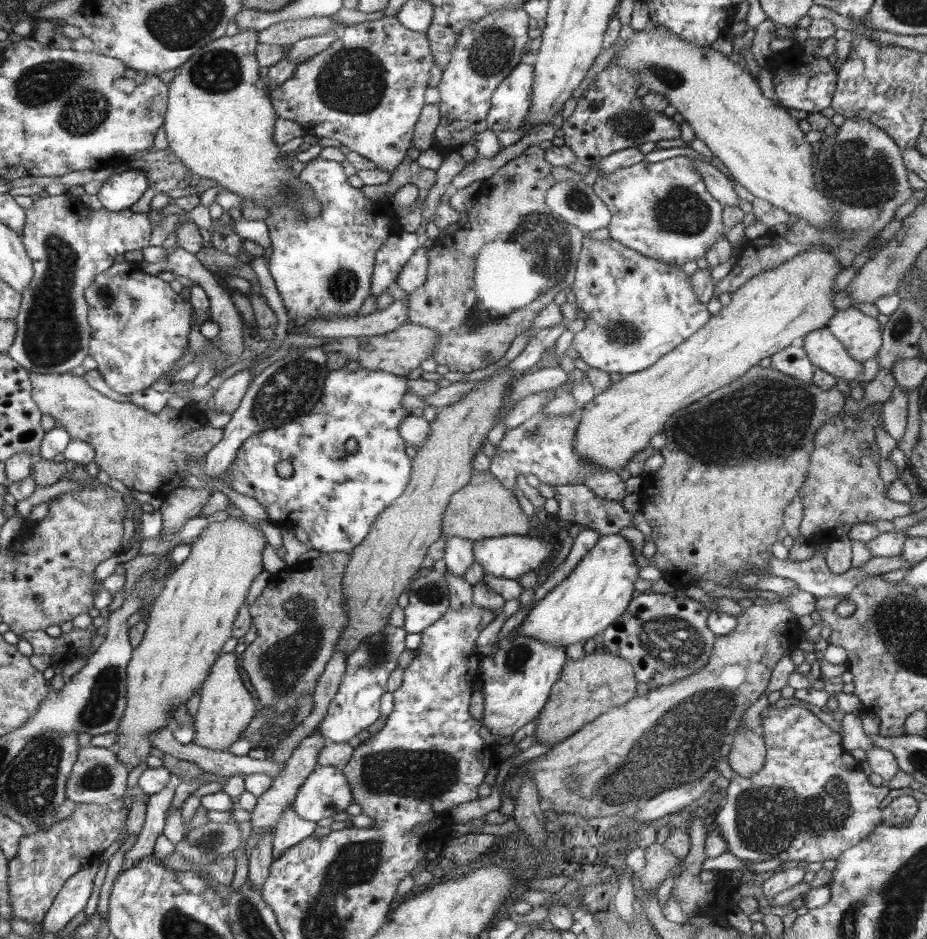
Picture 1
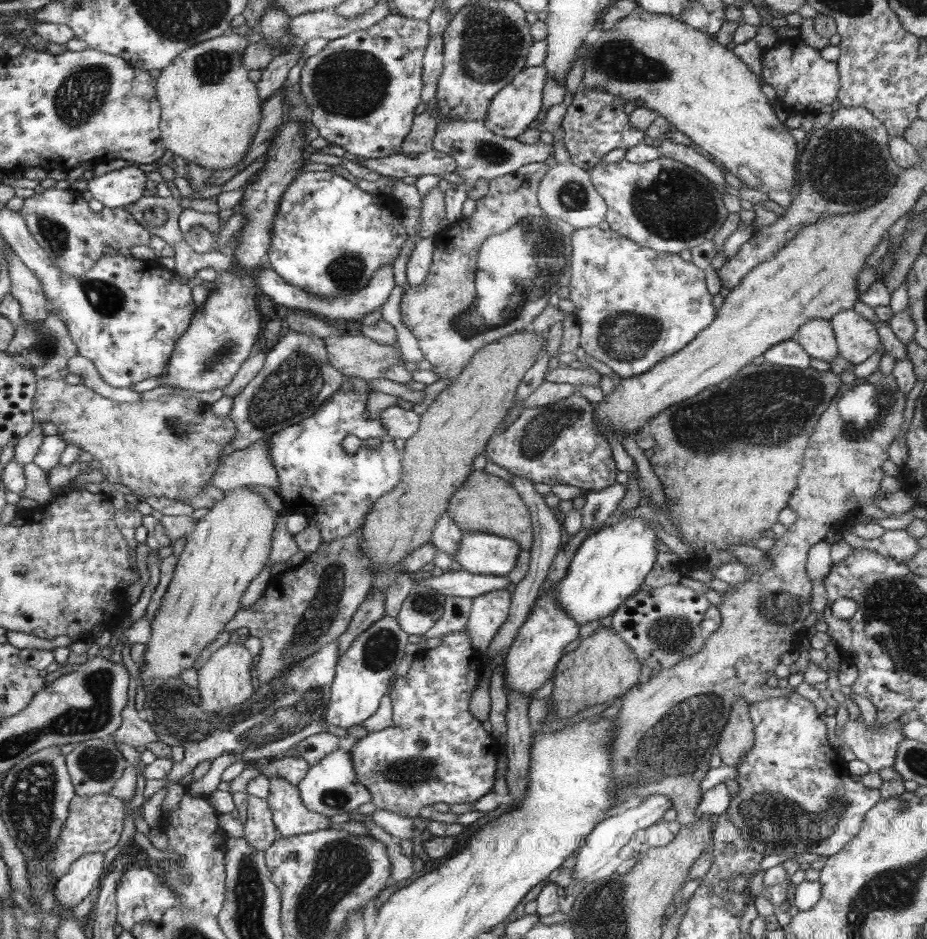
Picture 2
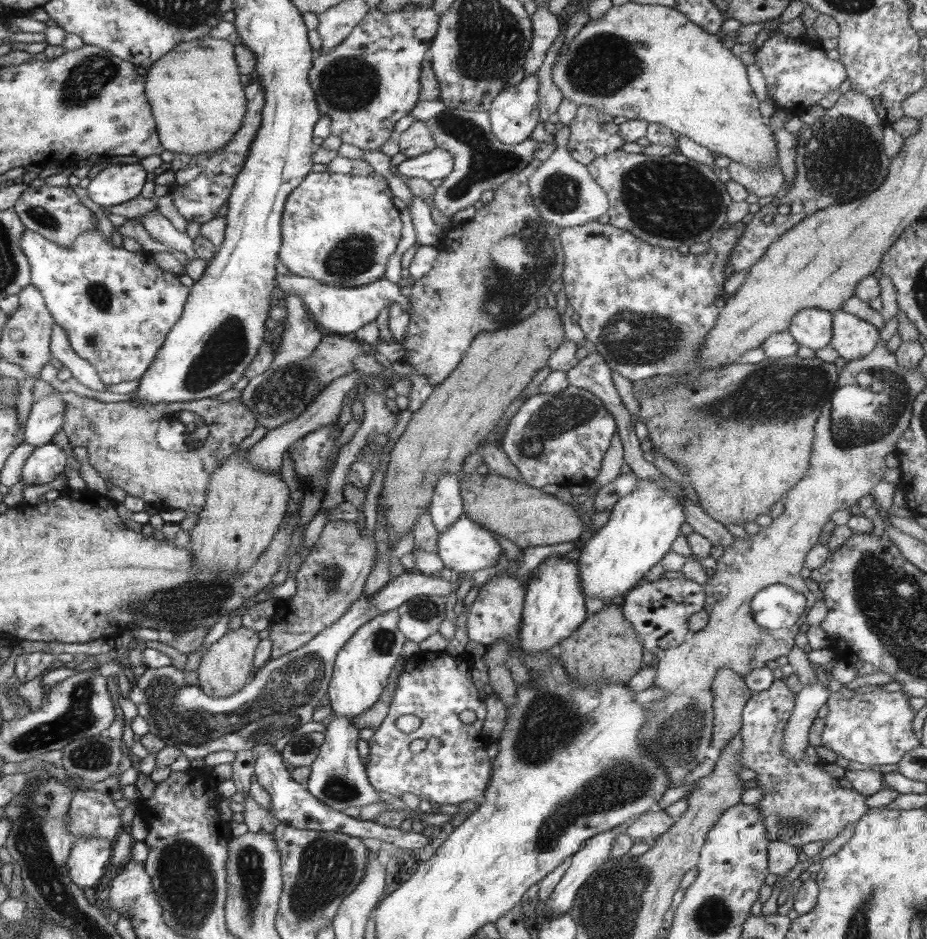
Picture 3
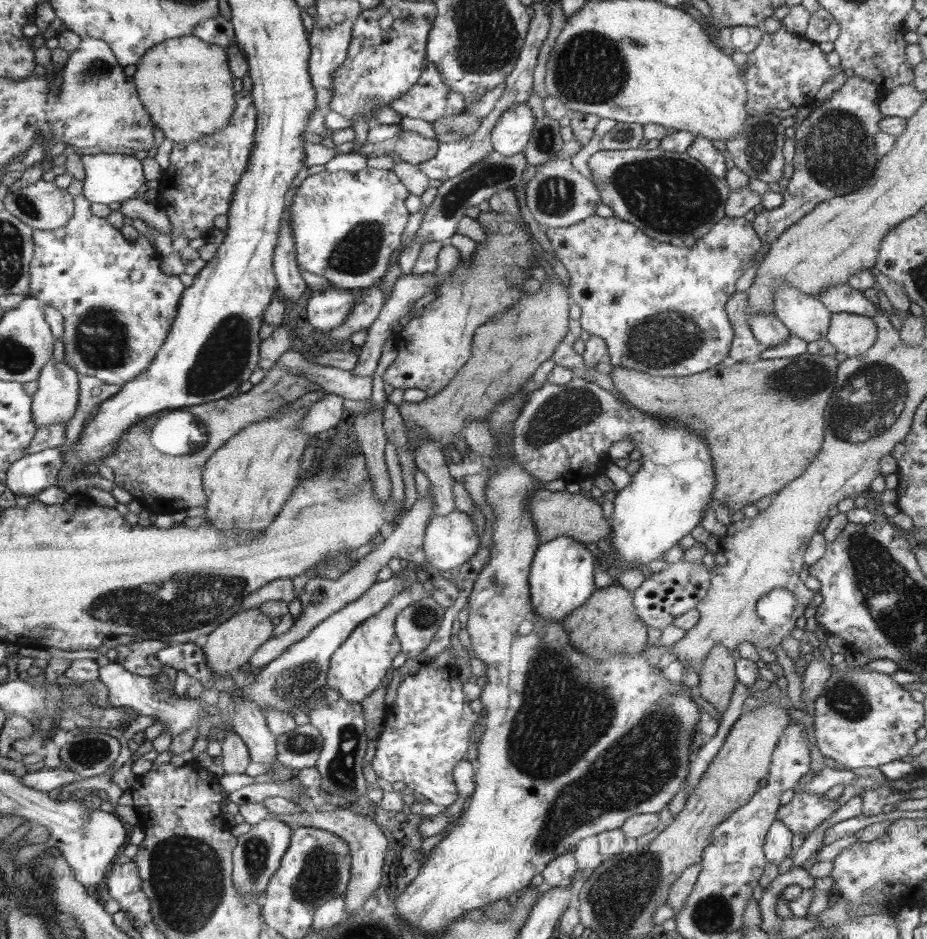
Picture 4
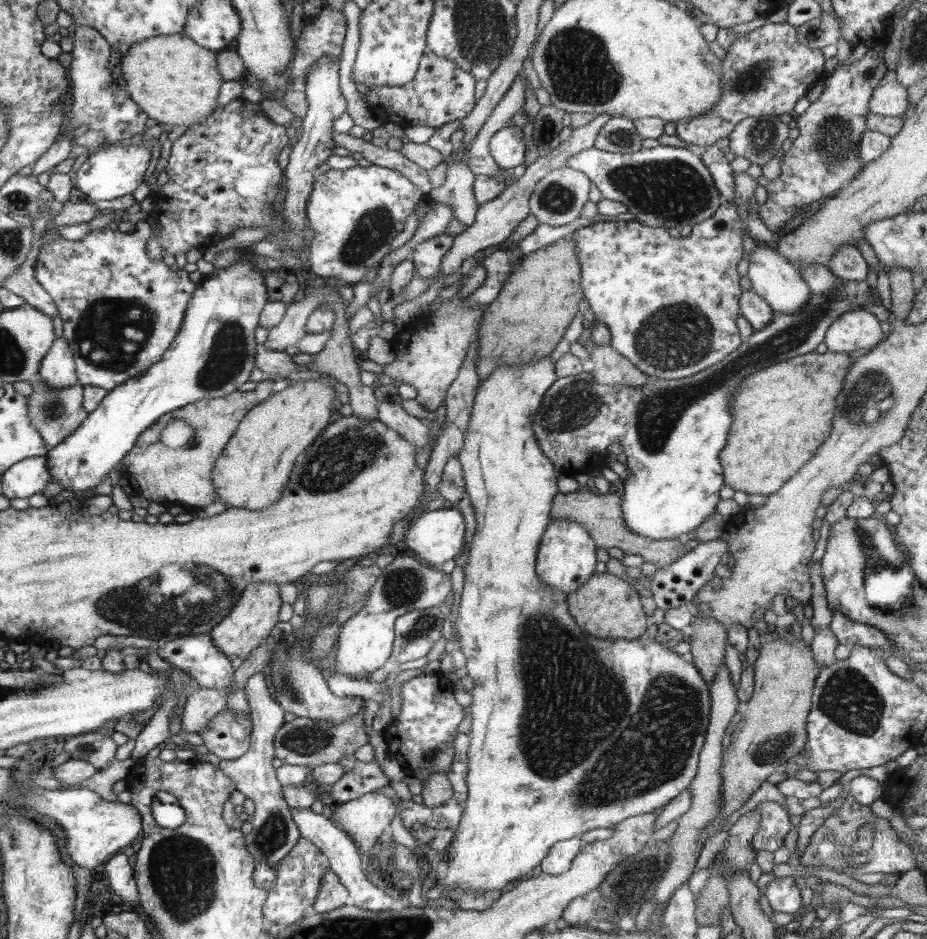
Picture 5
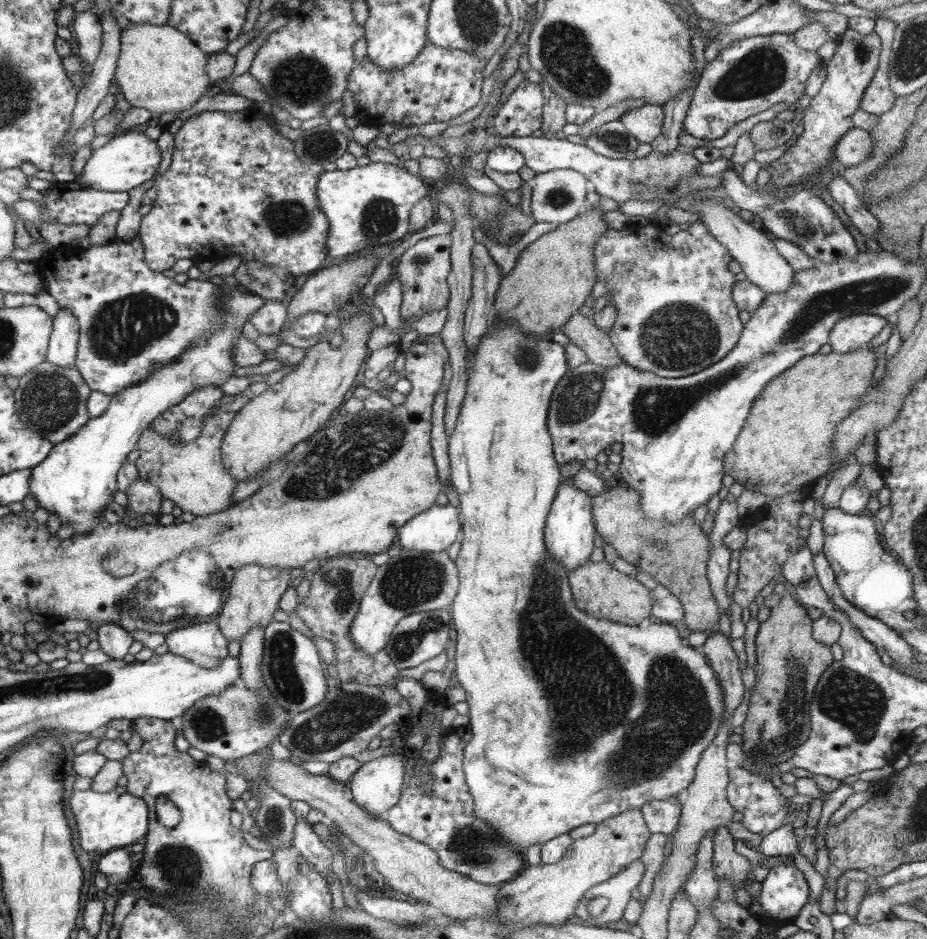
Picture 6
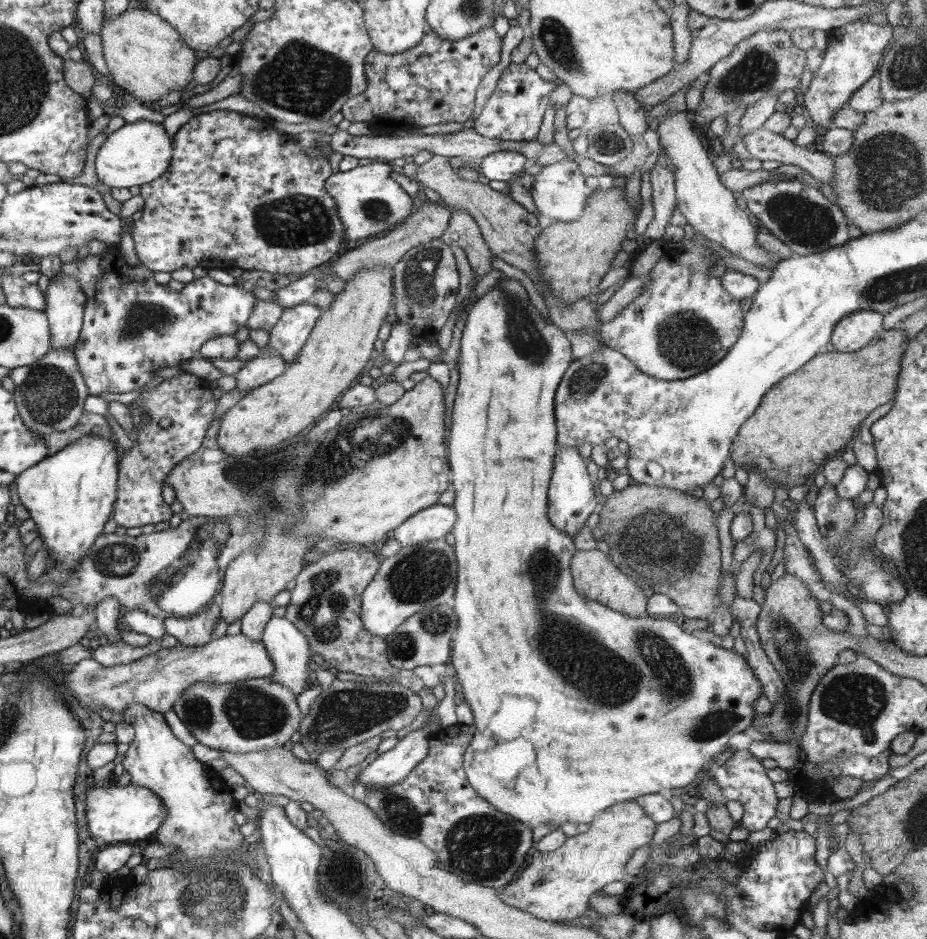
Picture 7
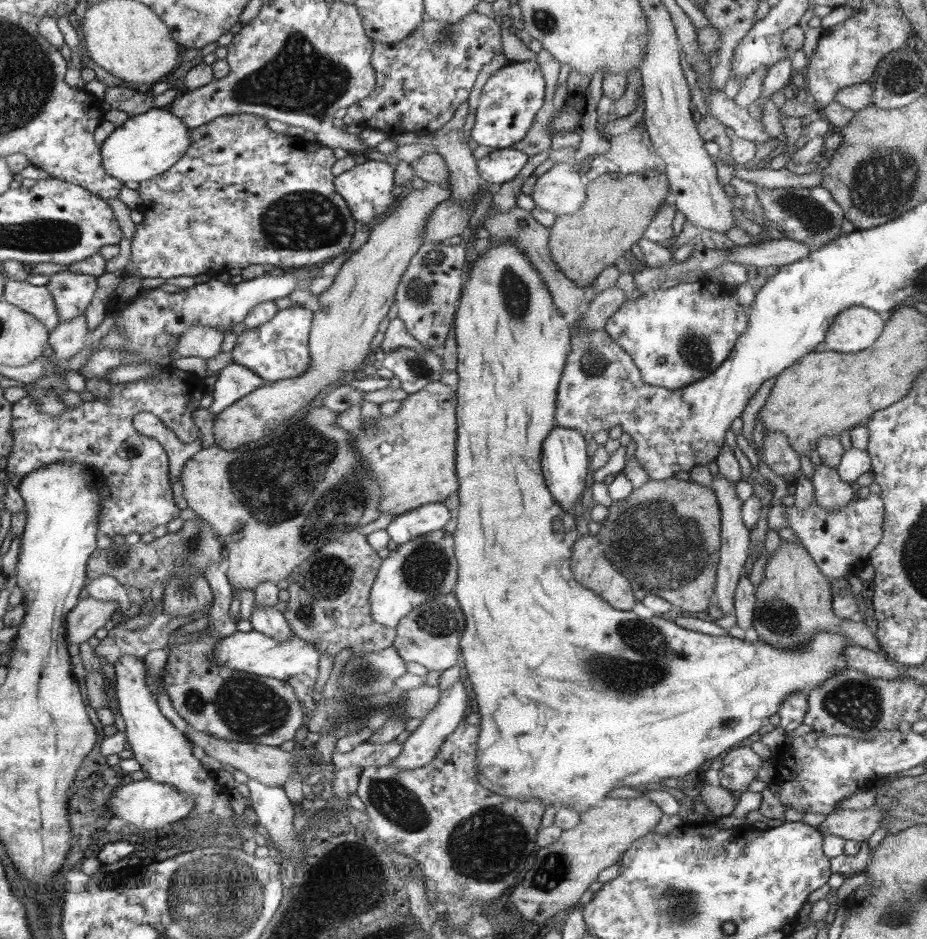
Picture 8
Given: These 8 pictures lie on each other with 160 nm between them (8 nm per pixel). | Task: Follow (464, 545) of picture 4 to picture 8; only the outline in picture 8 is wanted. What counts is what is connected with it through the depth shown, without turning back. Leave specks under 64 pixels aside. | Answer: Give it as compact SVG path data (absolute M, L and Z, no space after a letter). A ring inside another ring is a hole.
M444 503L420 506L394 517L387 527L387 532L394 542L401 545L420 537L421 534L444 529L453 515L454 512L450 512Z

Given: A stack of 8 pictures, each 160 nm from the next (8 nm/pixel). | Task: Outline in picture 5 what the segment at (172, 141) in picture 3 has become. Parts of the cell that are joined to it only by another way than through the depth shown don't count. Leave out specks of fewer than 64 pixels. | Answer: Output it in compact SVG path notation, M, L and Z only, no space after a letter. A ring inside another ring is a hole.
M184 34L162 35L137 42L120 61L126 90L153 123L187 126L204 122L216 112L222 75L217 51L200 46Z

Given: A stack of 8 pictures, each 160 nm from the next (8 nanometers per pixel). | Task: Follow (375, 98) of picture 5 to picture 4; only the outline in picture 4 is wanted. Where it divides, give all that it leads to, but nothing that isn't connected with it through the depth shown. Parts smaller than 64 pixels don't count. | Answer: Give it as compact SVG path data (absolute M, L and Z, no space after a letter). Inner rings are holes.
M425 61L420 80L404 97L390 103L390 107L402 115L426 122L436 122L438 118L462 114L464 94L458 94L443 79L437 66Z

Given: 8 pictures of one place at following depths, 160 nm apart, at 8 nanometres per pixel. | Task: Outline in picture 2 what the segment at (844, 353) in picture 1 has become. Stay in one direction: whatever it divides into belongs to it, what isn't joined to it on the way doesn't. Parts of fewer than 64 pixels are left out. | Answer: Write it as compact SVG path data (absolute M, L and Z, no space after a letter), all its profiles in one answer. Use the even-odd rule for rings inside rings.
M812 318L810 322L806 322L798 329L795 341L803 346L803 349L809 354L811 358L819 358L823 361L833 362L839 356L837 340L829 319L826 318Z

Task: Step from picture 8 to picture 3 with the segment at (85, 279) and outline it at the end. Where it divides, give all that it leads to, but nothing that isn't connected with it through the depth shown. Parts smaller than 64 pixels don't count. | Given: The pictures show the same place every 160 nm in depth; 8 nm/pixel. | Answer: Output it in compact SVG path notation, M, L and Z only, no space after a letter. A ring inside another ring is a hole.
M57 393L34 401L24 428L25 443L36 448L52 442L64 415L65 402Z

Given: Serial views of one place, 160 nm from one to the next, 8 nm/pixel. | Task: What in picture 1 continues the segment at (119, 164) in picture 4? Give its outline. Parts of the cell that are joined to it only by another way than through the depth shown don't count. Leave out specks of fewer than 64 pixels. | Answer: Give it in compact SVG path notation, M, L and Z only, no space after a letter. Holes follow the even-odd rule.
M139 171L122 172L105 180L97 196L110 212L130 209L148 190L148 179Z

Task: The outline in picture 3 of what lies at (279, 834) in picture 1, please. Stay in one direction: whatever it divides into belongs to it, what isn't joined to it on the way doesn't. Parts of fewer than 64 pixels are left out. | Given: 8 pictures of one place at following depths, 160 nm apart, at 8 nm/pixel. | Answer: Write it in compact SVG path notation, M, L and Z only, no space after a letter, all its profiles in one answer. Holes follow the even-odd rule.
M259 742L253 747L256 754L256 775L258 784L264 787L264 790L270 794L269 813L278 820L278 824L282 823L292 828L320 831L336 831L355 836L359 839L375 842L391 842L398 846L402 852L415 853L428 844L430 838L426 836L426 832L419 831L418 827L404 832L399 827L386 827L374 821L360 820L359 818L350 817L342 812L338 812L323 802L320 802L315 796L312 796L306 790L305 785L296 782L291 777L291 767L286 764L282 755L273 747L272 742Z

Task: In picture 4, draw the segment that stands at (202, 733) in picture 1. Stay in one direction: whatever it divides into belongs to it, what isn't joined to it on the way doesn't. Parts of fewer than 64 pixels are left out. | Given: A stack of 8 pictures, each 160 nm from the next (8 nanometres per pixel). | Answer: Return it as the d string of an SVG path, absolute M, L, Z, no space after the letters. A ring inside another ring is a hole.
M260 607L236 613L230 621L224 622L221 626L207 636L202 644L202 651L206 656L206 665L213 674L226 674L226 670L232 673L238 671L240 666L248 662L248 658L253 658L256 648L261 649L263 642L270 640L272 634L272 622L270 618L260 612Z

